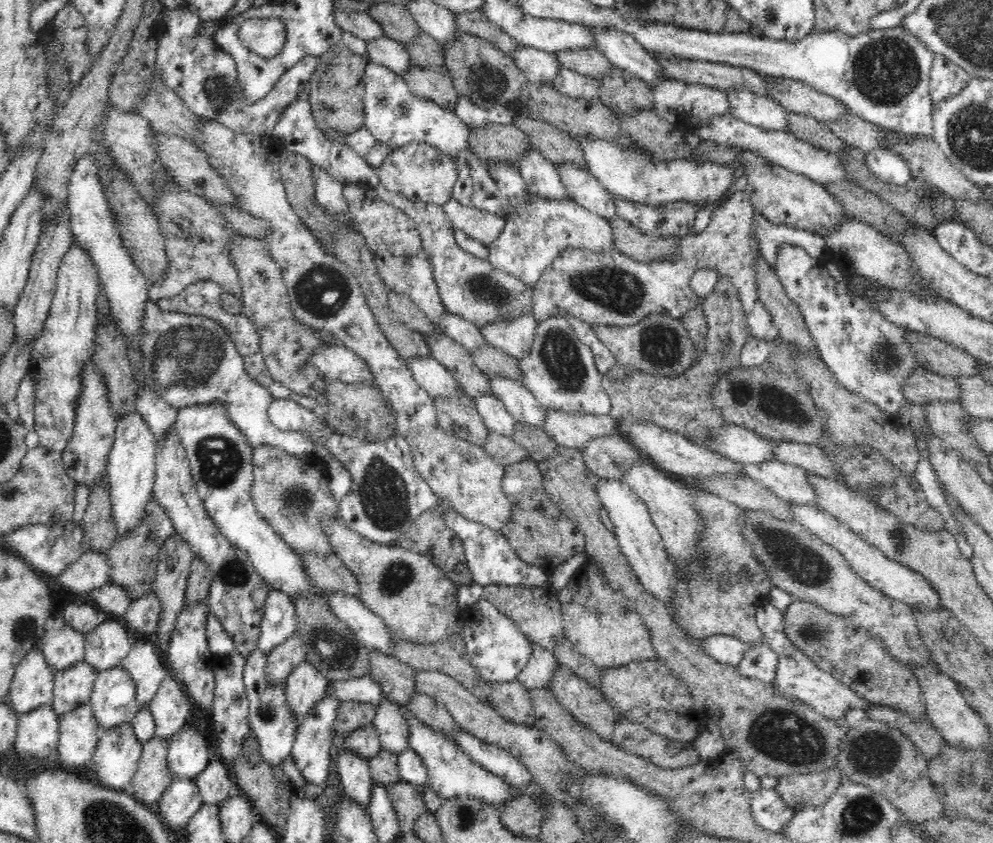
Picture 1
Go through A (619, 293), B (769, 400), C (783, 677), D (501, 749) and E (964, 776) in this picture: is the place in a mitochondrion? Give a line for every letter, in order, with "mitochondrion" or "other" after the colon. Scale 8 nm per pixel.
A: mitochondrion
B: mitochondrion
C: other
D: other
E: mitochondrion

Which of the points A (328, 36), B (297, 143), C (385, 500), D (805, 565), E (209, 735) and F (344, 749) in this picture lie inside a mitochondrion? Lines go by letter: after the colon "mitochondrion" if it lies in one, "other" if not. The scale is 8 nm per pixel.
A: other
B: other
C: mitochondrion
D: mitochondrion
E: other
F: other

